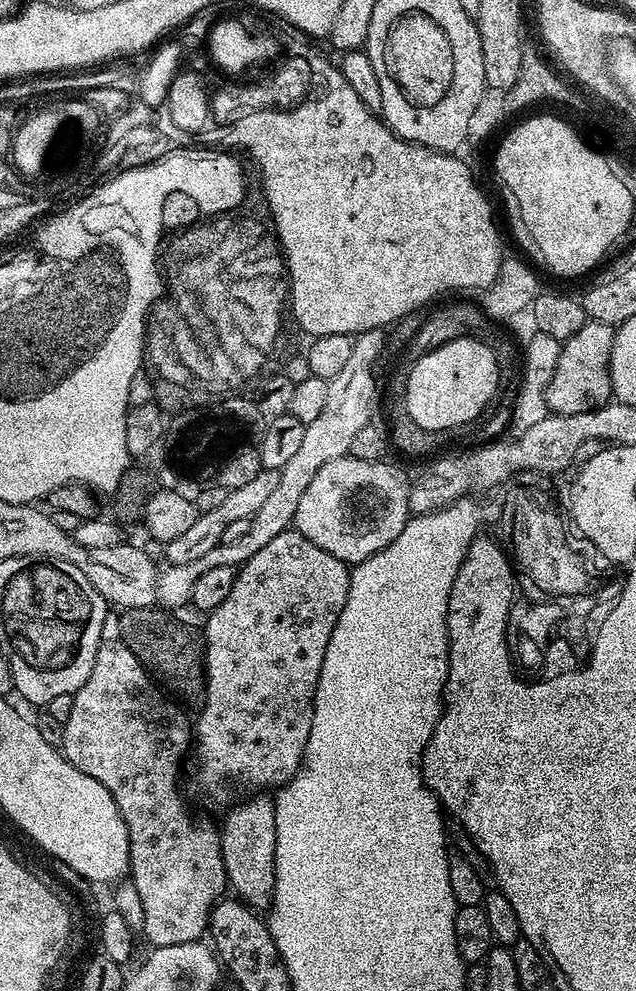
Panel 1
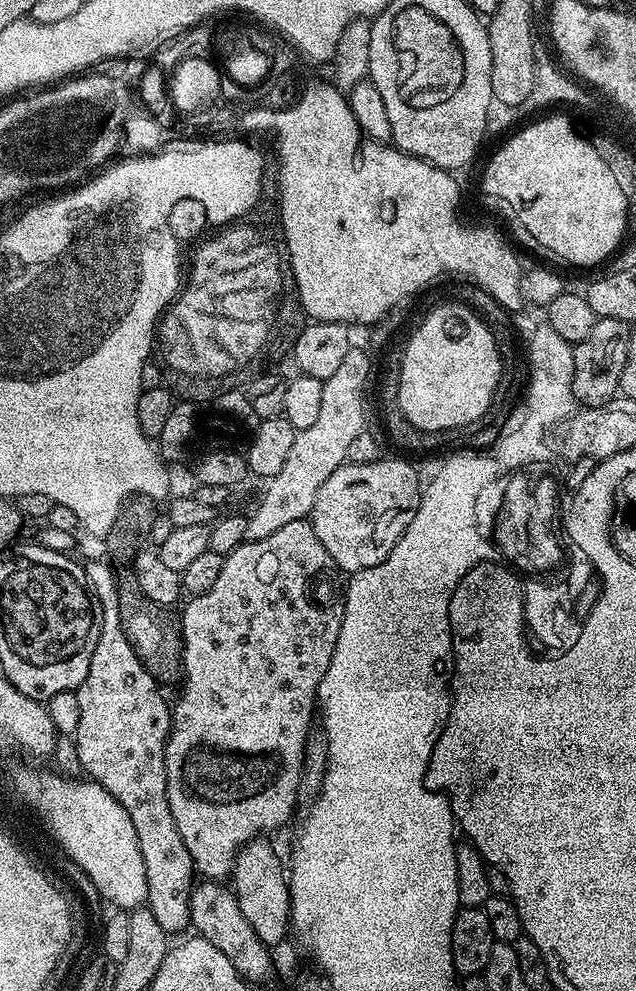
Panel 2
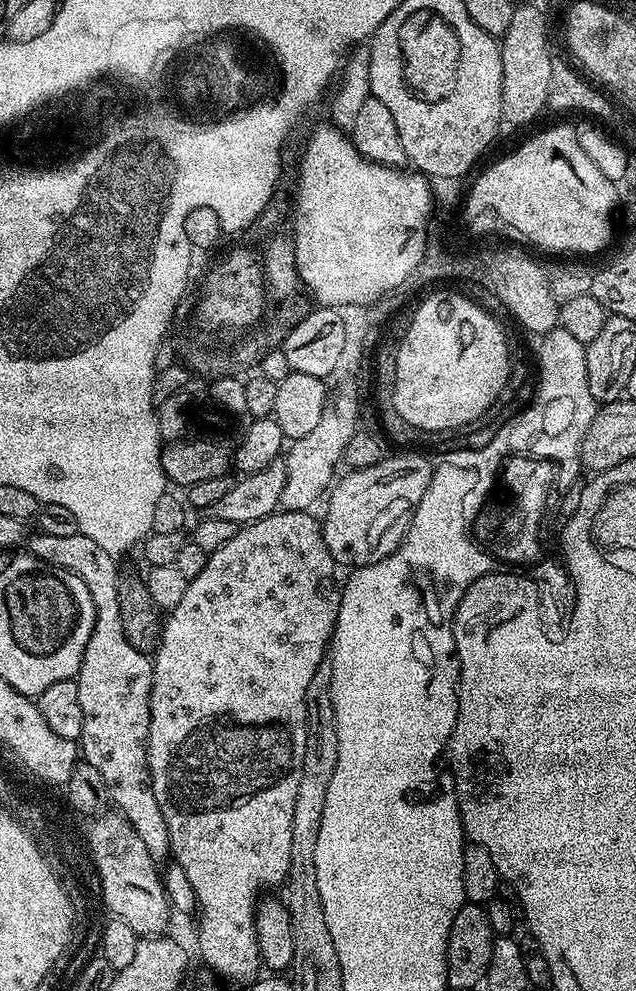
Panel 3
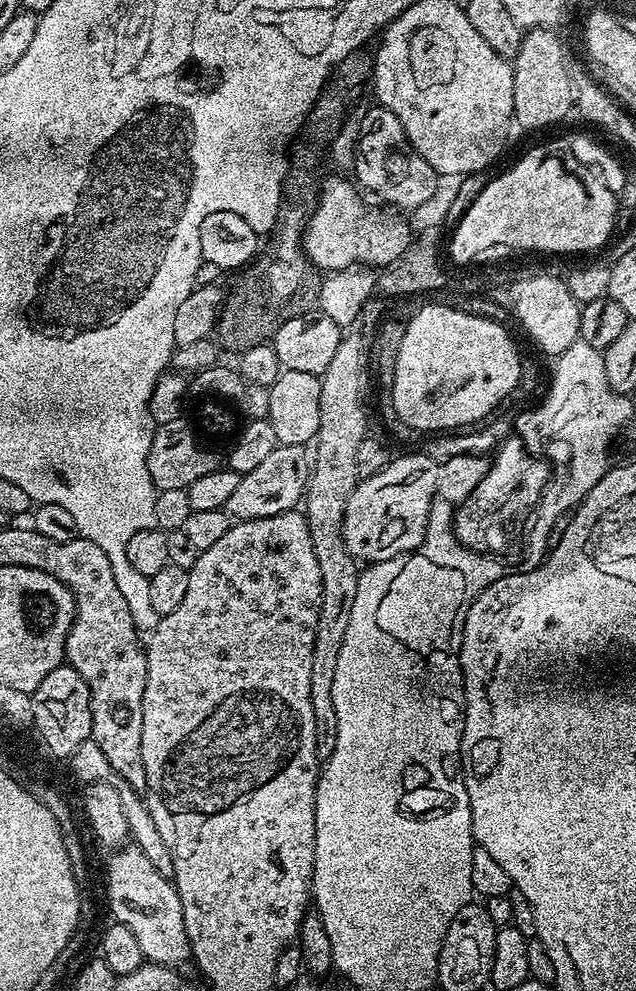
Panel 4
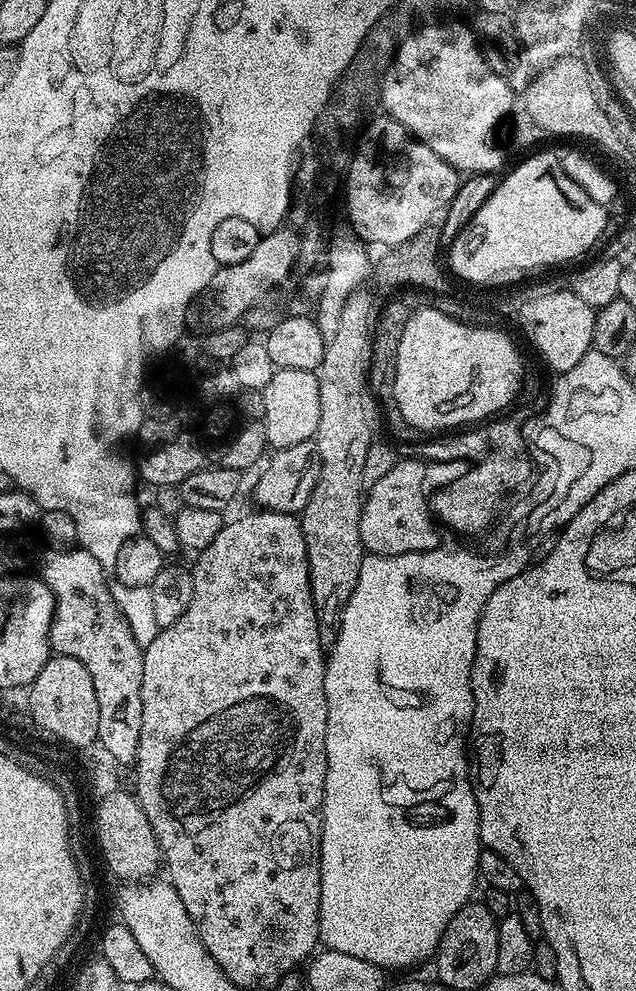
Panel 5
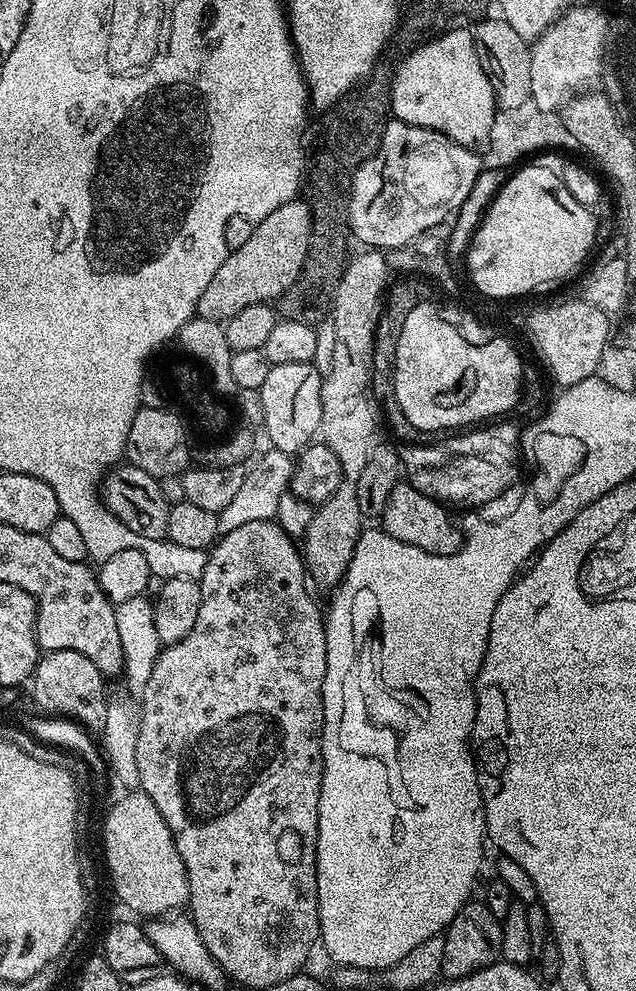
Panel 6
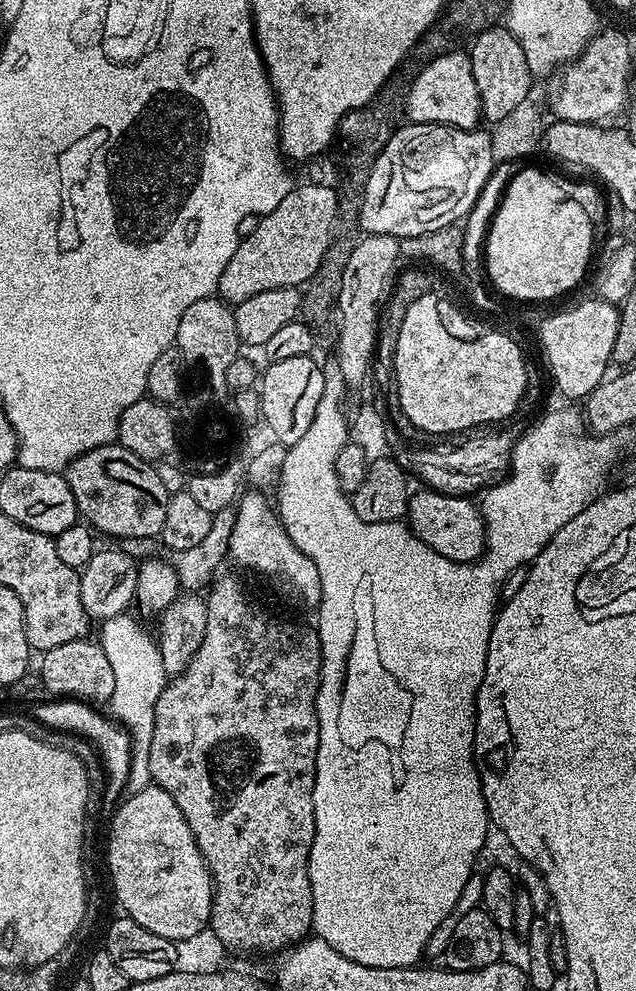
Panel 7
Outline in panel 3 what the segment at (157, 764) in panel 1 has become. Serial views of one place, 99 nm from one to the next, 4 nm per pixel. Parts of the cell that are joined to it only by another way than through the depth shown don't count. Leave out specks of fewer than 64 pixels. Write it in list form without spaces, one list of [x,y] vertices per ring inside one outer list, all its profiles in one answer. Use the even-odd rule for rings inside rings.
[[[39,531],[31,540],[32,537],[27,541],[27,551],[47,564],[78,574],[78,578],[86,582],[90,598],[94,598],[94,630],[90,634],[90,642],[86,642],[86,654],[82,654],[80,672],[74,677],[82,705],[82,734],[78,743],[83,763],[94,766],[94,770],[102,774],[109,801],[113,805],[117,804],[119,815],[127,818],[130,826],[134,826],[134,834],[142,838],[153,860],[167,861],[172,847],[166,830],[166,818],[162,818],[158,798],[154,798],[152,782],[148,778],[153,661],[145,653],[130,646],[120,625],[118,580],[122,572],[116,569],[117,557],[106,554],[106,550],[98,546],[94,538],[81,531],[69,534],[67,538]]]

